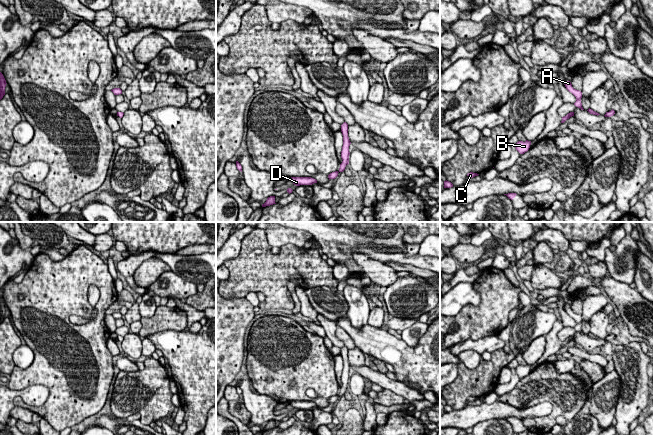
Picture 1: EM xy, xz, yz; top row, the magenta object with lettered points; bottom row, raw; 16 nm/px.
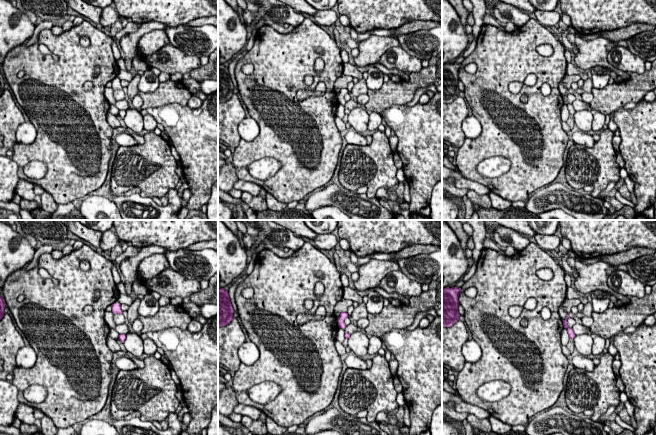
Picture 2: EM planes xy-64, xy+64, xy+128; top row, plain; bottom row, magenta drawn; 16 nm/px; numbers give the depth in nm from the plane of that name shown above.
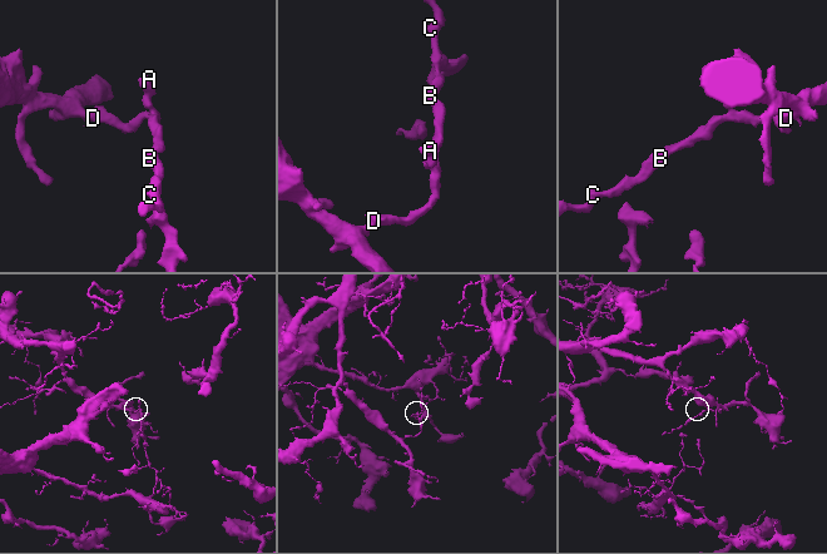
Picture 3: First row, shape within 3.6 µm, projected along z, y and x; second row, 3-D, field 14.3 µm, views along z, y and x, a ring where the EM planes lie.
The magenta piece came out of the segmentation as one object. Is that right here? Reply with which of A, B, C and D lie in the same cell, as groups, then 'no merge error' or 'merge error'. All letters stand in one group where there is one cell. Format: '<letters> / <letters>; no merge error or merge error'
A D / B C; merge error

